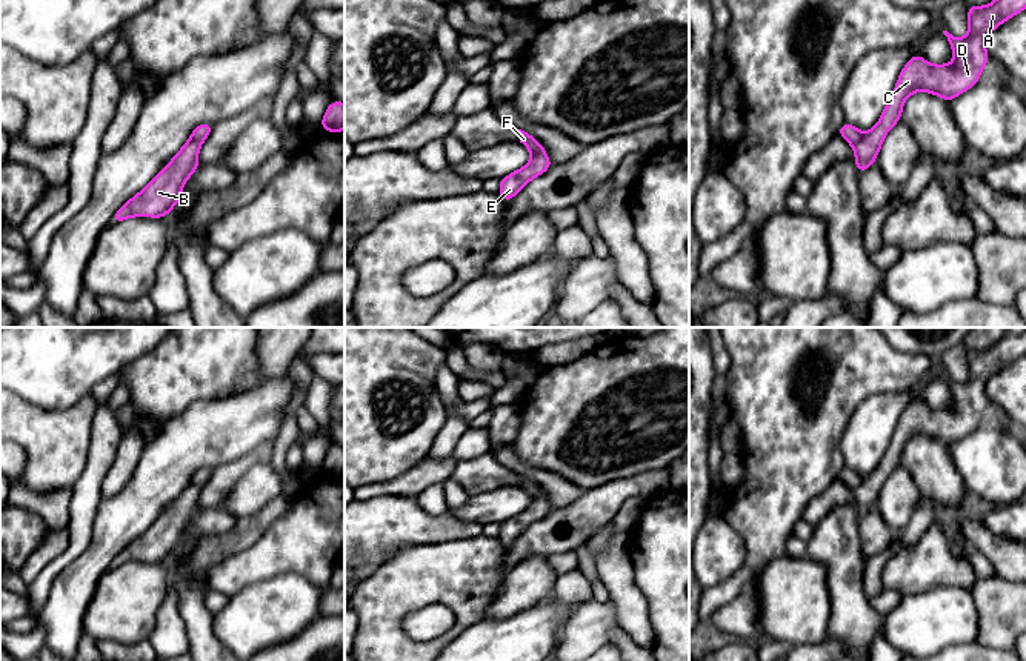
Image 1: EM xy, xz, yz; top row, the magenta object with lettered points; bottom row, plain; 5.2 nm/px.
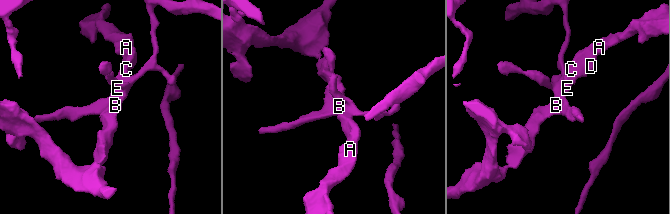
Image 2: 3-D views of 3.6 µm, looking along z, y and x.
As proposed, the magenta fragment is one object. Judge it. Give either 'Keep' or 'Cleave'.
Cleave

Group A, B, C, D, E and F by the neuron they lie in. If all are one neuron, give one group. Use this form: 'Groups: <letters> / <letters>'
Groups: A B C D E / F

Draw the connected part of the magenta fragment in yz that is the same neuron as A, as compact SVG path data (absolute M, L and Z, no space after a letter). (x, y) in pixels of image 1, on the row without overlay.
M1026 330L1020 335L1008 332L986 350L968 350L969 375L964 383L943 375L954 397L951 409L931 409L921 400L912 400L898 420L880 464L854 490L857 515L861 518L875 507L888 475L901 466L901 452L912 437L931 437L951 446L975 430L989 406L984 392L988 380L1023 354L1026 354Z

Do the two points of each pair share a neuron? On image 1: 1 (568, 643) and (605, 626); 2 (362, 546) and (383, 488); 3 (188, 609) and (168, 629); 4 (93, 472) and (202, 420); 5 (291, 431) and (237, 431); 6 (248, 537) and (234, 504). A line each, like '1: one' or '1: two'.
1: one
2: two
3: two
4: two
5: two
6: two

